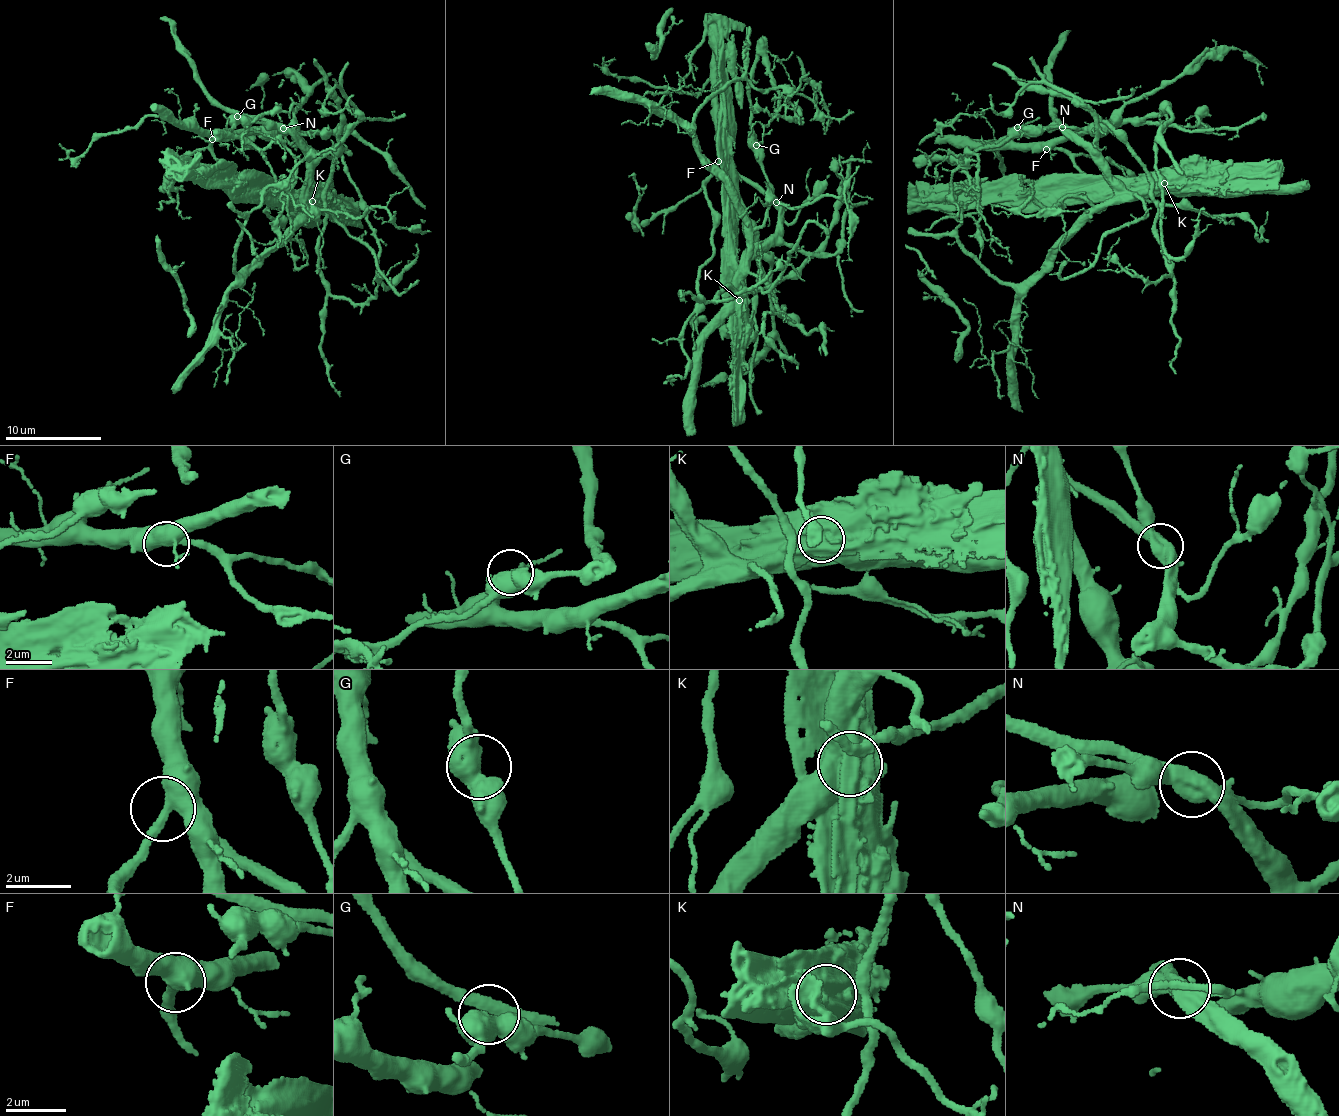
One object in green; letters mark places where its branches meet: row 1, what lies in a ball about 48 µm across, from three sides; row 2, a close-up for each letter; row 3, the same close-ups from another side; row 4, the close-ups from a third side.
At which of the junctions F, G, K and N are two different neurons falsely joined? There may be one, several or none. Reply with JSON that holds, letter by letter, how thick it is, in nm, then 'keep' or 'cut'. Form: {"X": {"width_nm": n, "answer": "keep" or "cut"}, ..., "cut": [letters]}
{"F": {"width_nm": 440, "answer": "keep"}, "G": {"width_nm": 600, "answer": "keep"}, "K": {"width_nm": 1350, "answer": "cut"}, "N": {"width_nm": 600, "answer": "cut"}, "cut": ["K", "N"]}

